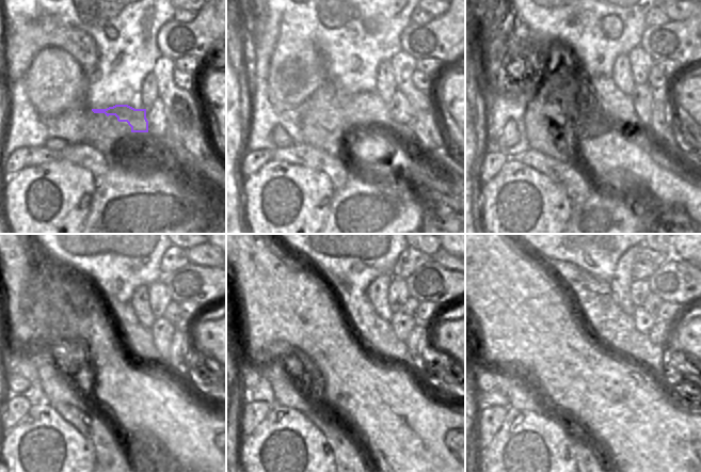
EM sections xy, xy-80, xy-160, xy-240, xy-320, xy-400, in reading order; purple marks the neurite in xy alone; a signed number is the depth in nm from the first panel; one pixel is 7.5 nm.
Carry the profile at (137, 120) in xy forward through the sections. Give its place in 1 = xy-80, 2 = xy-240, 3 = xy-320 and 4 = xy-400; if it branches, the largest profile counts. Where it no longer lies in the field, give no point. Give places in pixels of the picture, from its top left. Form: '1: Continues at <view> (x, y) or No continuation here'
1: Continues at xy-80 (367, 107)
2: Continues at xy-240 (133, 339)
3: Continues at xy-320 (377, 334)
4: Continues at xy-400 (592, 296).

